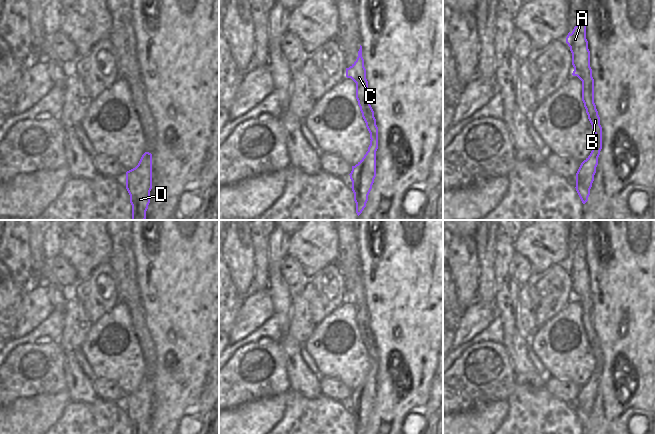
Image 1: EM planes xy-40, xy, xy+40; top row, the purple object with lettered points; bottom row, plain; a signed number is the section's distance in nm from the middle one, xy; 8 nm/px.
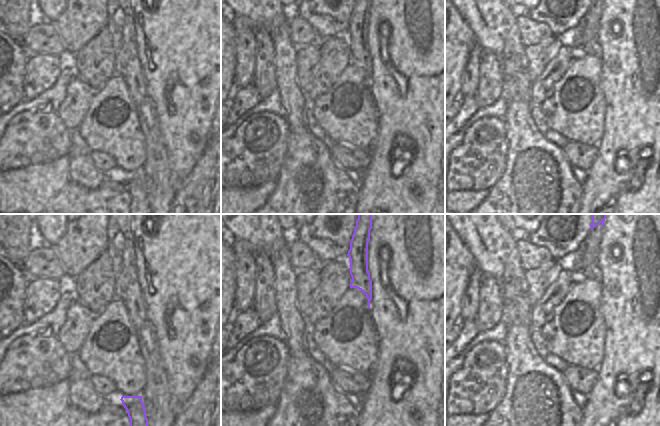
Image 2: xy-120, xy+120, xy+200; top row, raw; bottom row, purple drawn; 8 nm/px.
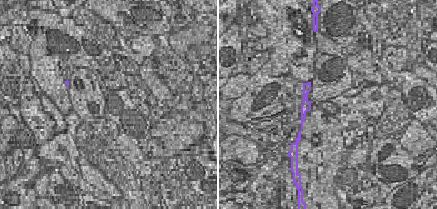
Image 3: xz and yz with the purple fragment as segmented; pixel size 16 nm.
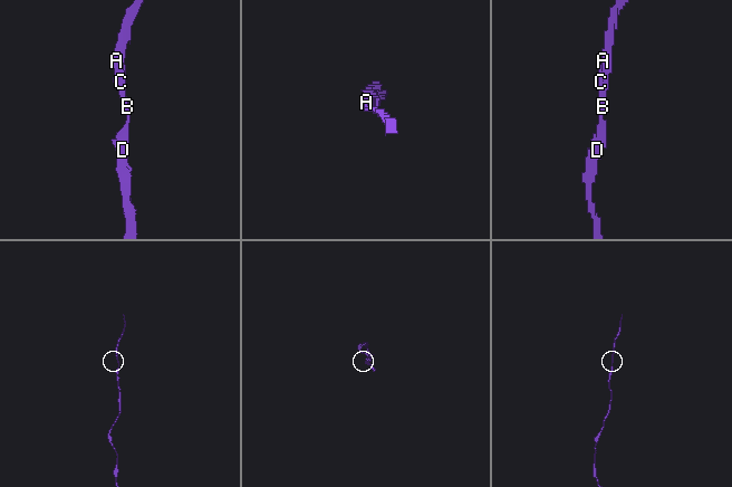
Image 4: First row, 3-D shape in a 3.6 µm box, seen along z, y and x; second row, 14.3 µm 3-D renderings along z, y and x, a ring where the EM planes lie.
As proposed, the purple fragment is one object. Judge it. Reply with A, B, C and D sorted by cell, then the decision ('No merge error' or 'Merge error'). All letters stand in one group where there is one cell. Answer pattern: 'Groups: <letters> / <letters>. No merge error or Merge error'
Groups: A B C D. No merge error.

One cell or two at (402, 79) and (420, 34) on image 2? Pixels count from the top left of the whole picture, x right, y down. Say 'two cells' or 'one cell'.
one cell

